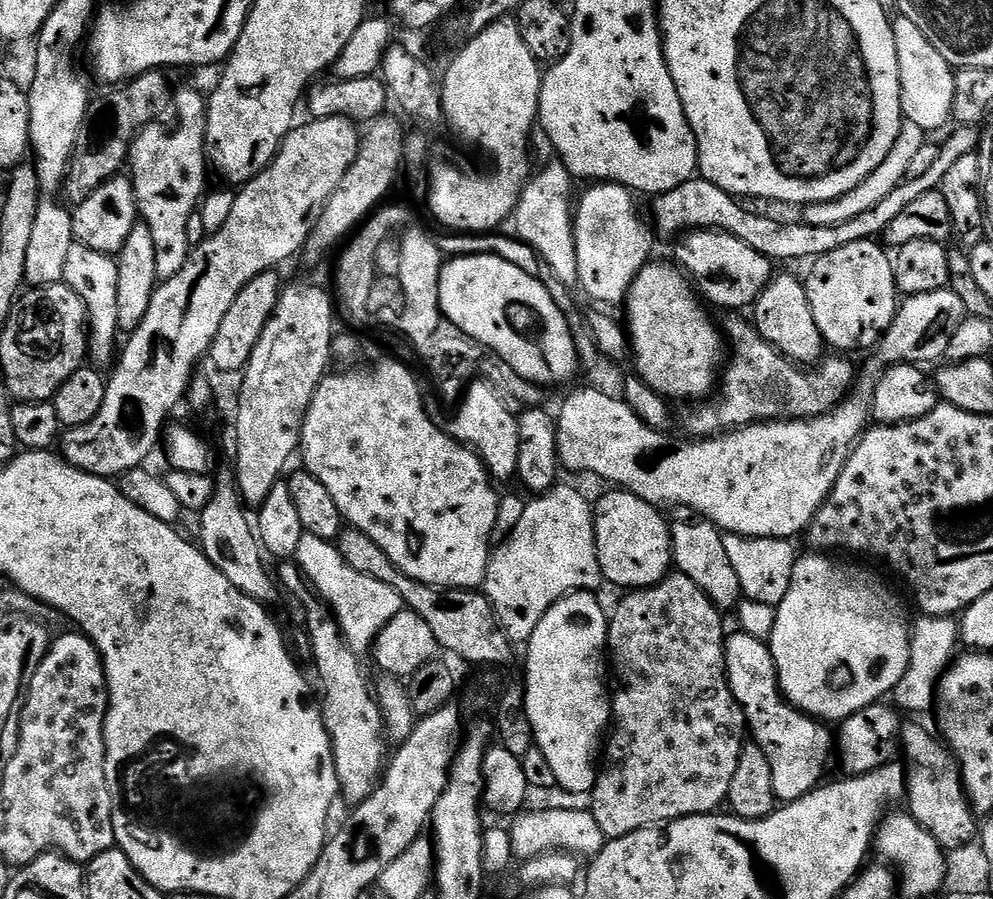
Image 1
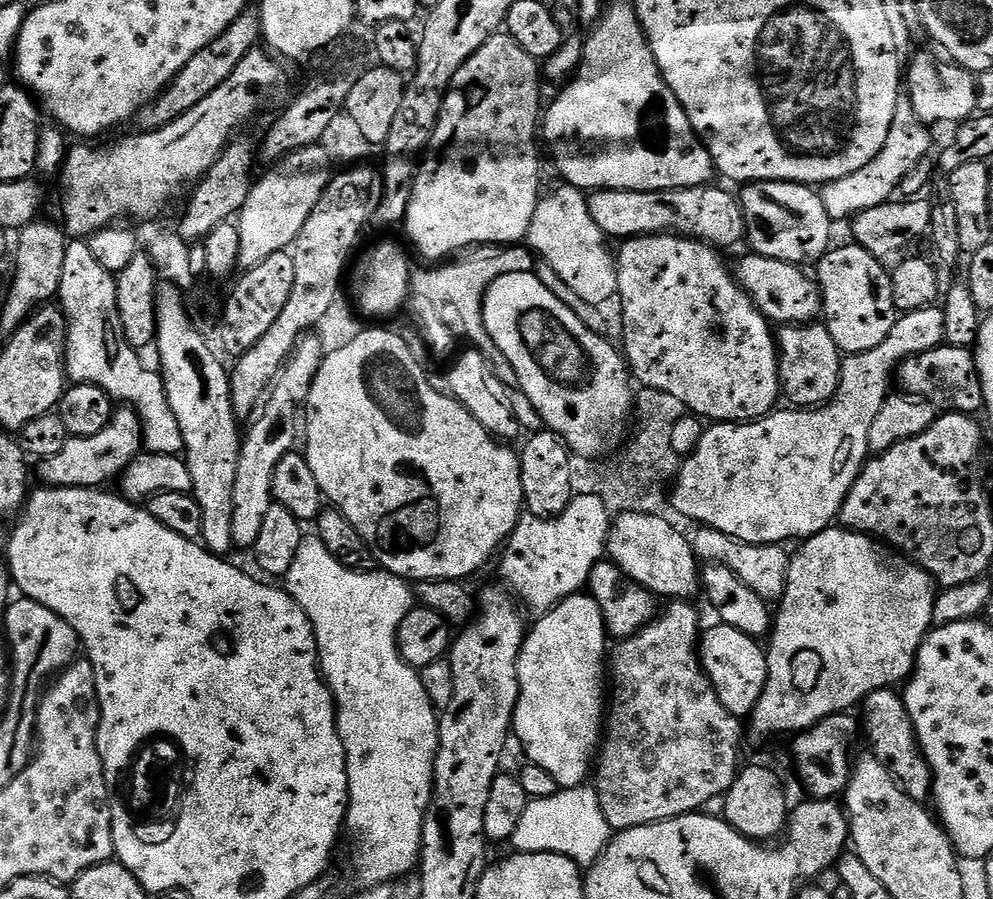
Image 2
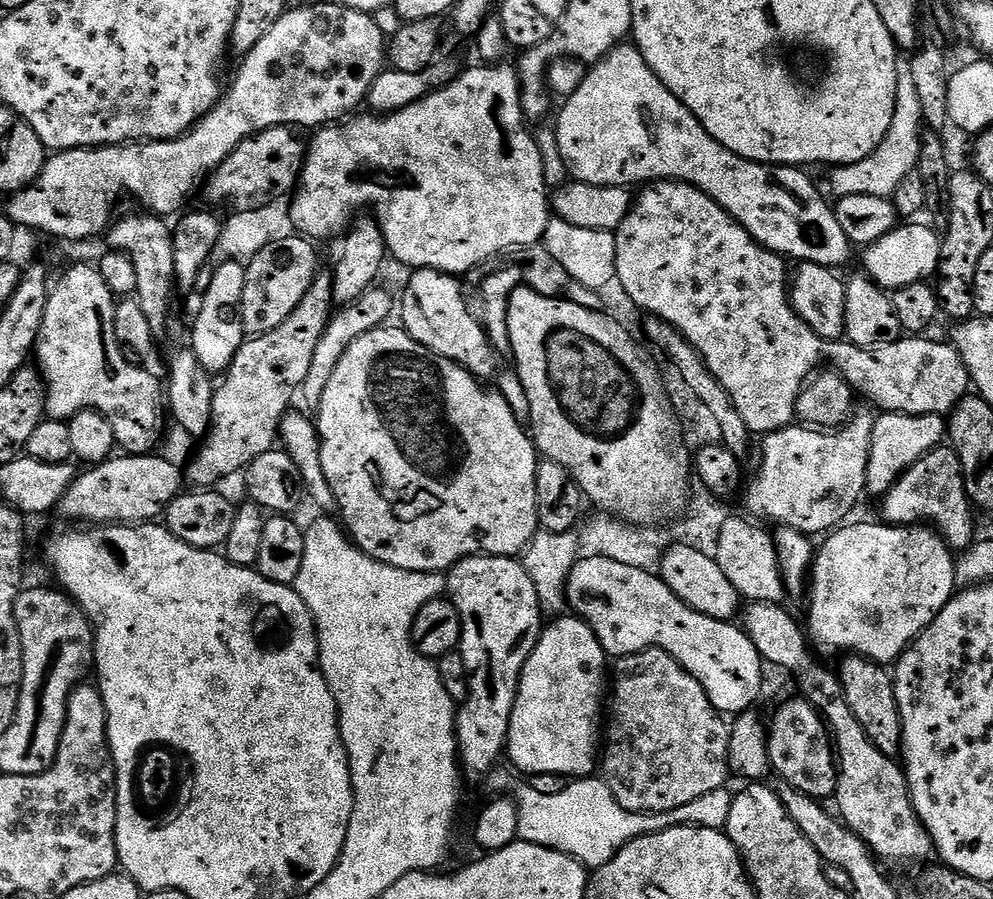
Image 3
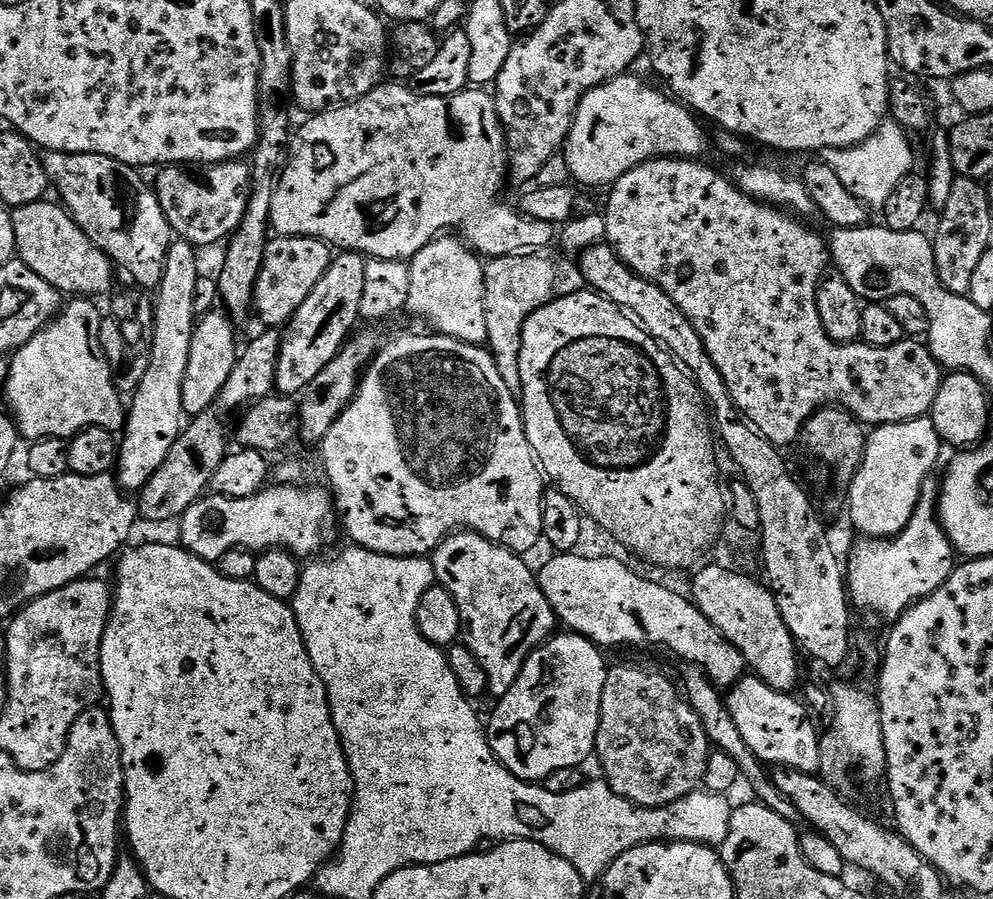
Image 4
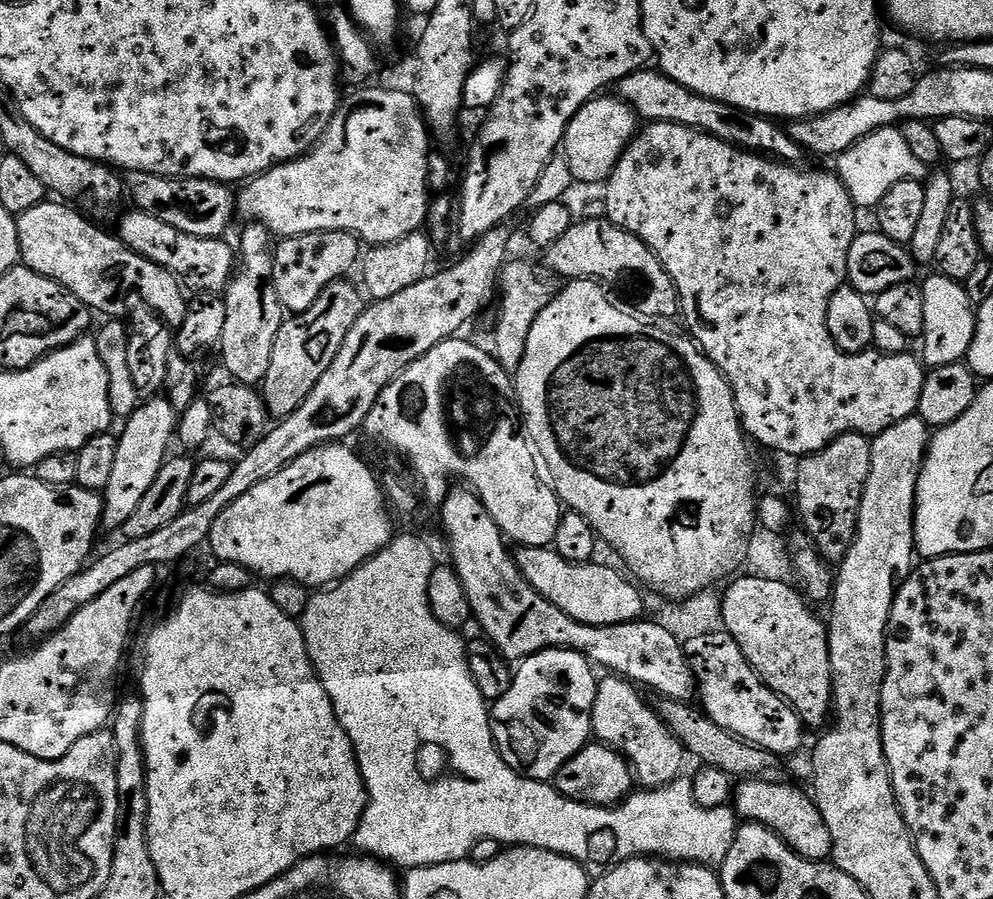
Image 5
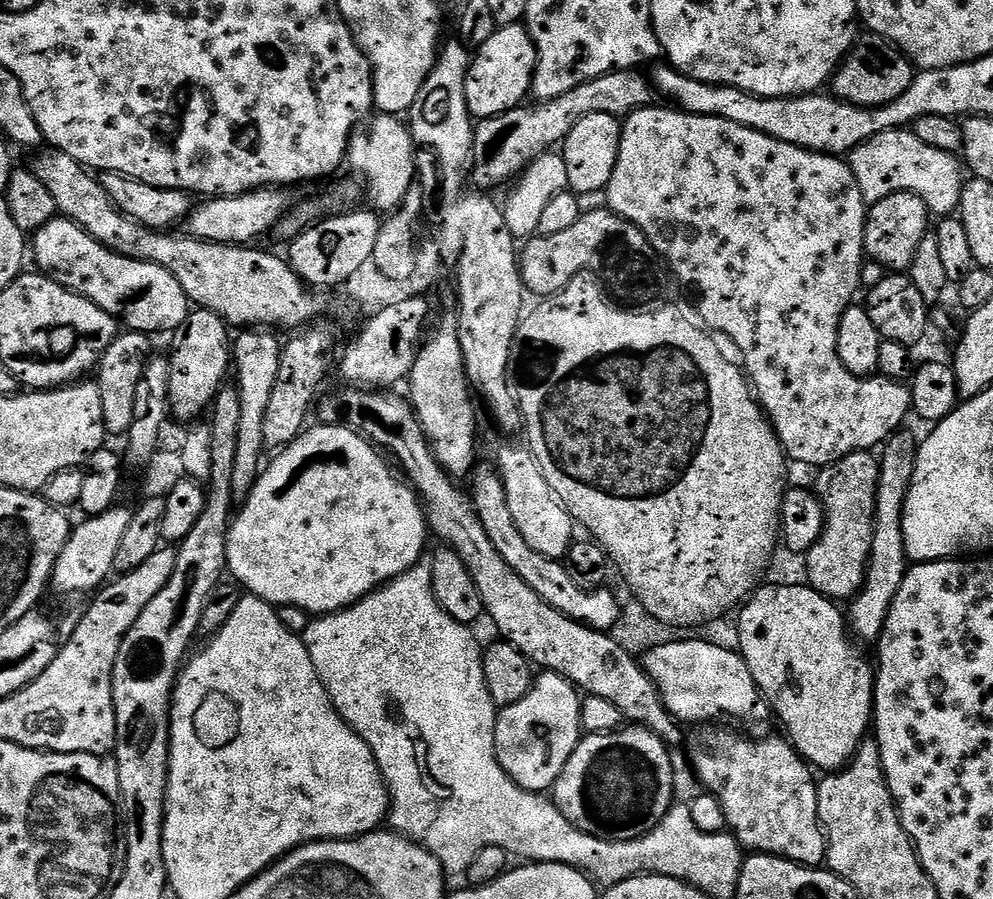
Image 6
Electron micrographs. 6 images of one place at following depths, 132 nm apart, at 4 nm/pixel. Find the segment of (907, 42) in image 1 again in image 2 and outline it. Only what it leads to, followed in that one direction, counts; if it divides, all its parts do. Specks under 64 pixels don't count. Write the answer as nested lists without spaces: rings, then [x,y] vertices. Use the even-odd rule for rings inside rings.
[[[917,51],[906,64],[906,95],[914,106],[914,114],[918,114],[921,122],[929,126],[956,126],[977,111],[976,76],[967,68],[943,63],[939,64],[928,52]]]

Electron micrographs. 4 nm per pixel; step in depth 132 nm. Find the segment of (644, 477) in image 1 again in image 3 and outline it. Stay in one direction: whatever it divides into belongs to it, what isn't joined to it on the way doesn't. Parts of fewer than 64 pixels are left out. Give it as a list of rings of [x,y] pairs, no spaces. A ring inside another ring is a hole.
[[[871,411],[859,412],[847,424],[842,424],[835,430],[789,426],[767,433],[763,437],[764,445],[760,448],[760,469],[753,474],[749,484],[747,481],[746,491],[743,493],[744,504],[749,512],[747,515],[761,521],[773,520],[773,525],[794,528],[809,534],[828,534],[841,527],[851,517],[848,515],[855,510],[856,503],[866,496],[866,466],[870,458],[870,438],[876,416]]]

